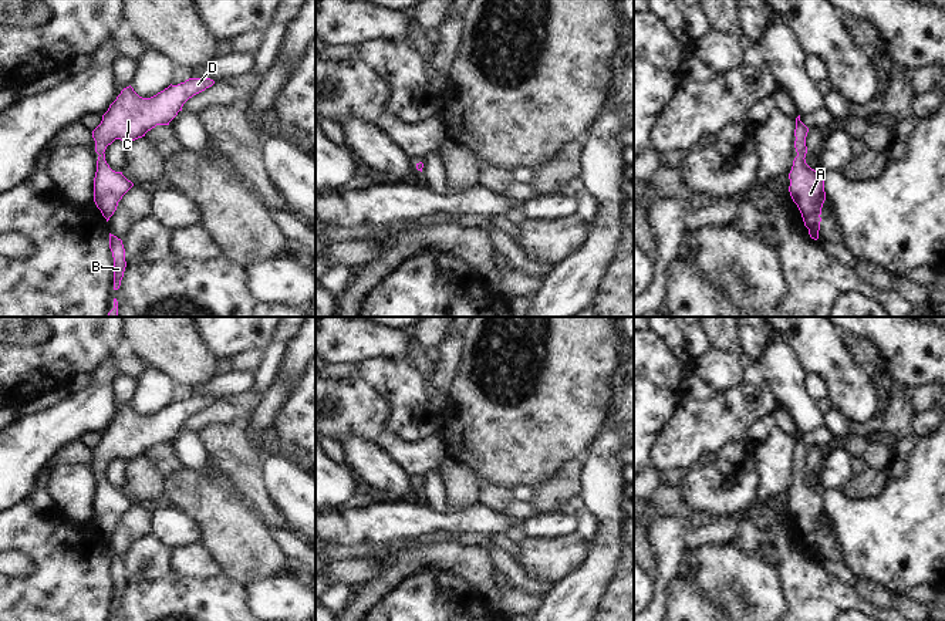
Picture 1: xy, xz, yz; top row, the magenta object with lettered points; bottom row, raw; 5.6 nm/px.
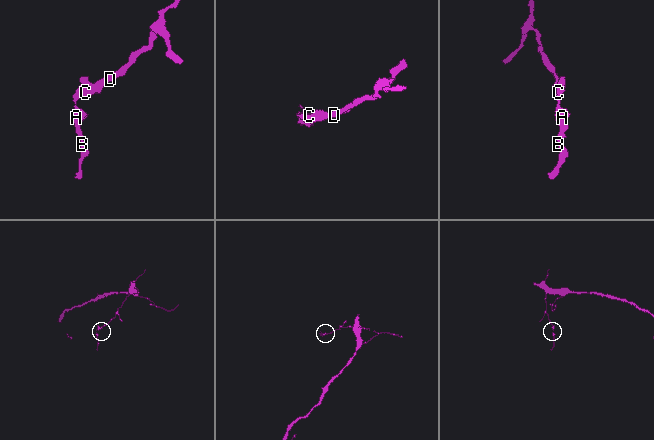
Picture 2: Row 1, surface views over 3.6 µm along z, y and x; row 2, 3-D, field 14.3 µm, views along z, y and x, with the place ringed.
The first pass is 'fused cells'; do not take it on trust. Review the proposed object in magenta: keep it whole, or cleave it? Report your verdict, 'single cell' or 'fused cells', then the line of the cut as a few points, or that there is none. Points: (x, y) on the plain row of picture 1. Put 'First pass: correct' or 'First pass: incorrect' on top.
First pass: incorrect
single cell; cut none

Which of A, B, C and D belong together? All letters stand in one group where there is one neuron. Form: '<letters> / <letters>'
A B C D

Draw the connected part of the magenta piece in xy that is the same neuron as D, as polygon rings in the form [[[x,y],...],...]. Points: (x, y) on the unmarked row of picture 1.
[[[189,396],[178,404],[171,402],[151,416],[139,415],[129,404],[109,423],[101,442],[92,449],[95,470],[99,473],[94,496],[94,520],[107,540],[122,514],[134,504],[122,490],[109,486],[104,472],[107,465],[115,458],[129,460],[142,456],[156,443],[169,443],[189,416],[213,402],[210,396]]]

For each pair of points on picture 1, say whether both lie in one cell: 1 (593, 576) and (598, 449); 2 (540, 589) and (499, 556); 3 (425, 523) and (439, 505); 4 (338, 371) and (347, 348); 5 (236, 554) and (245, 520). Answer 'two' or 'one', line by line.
1: one
2: one
3: two
4: two
5: one

